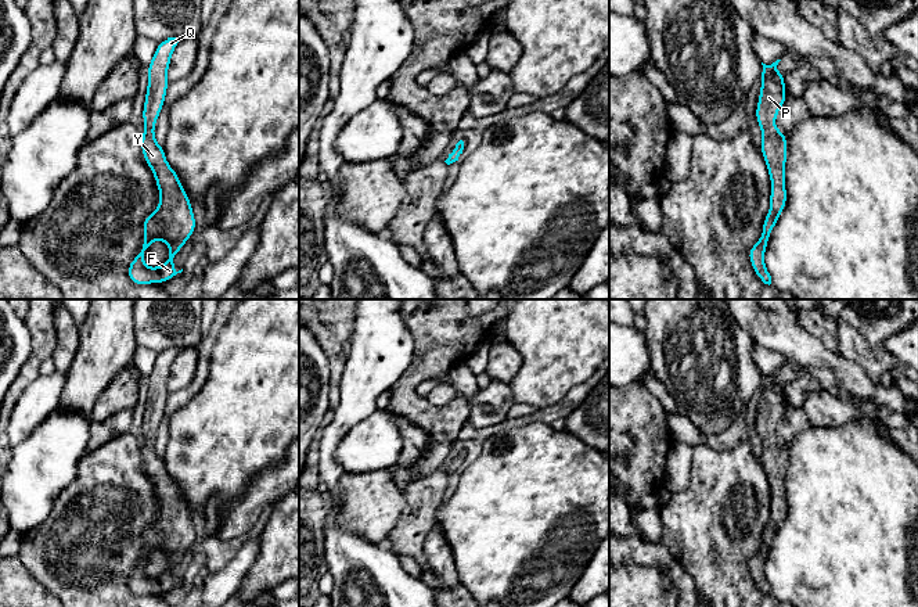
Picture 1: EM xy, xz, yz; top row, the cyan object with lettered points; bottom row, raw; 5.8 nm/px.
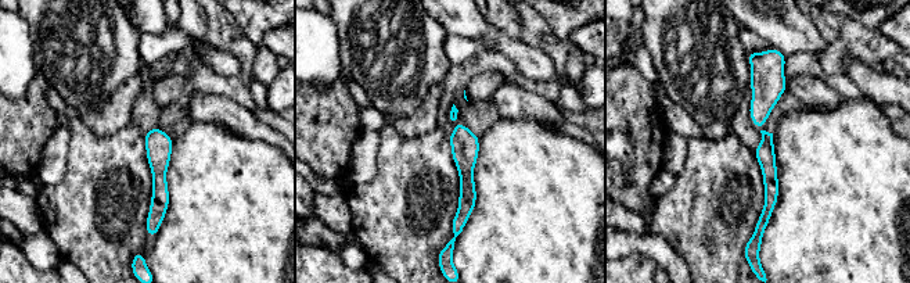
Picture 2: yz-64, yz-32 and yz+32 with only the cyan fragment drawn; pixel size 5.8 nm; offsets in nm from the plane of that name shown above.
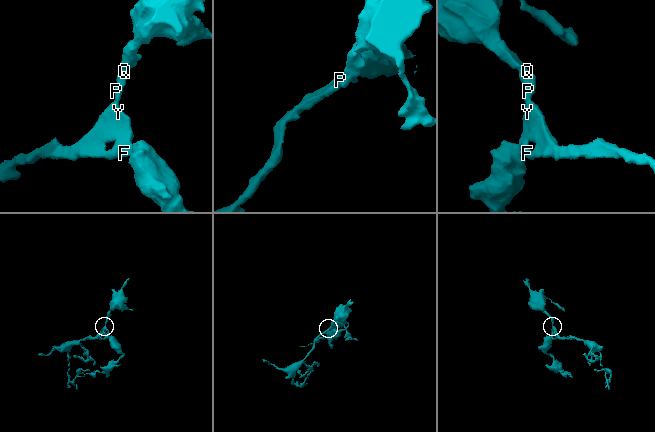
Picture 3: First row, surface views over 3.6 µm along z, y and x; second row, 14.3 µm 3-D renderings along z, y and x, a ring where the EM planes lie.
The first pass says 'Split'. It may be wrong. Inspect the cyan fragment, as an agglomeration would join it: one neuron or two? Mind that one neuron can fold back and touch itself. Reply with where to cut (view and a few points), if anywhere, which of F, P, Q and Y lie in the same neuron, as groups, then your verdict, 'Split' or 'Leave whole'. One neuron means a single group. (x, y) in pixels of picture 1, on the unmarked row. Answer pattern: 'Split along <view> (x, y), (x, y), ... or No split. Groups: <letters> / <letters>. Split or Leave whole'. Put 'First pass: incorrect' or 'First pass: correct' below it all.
No split. Groups: F P Q Y. Leave whole
First pass: incorrect

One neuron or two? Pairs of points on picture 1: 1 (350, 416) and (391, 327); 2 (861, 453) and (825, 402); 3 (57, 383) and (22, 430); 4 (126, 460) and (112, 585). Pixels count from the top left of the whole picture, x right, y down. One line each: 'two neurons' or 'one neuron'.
1: one neuron
2: two neurons
3: one neuron
4: one neuron

